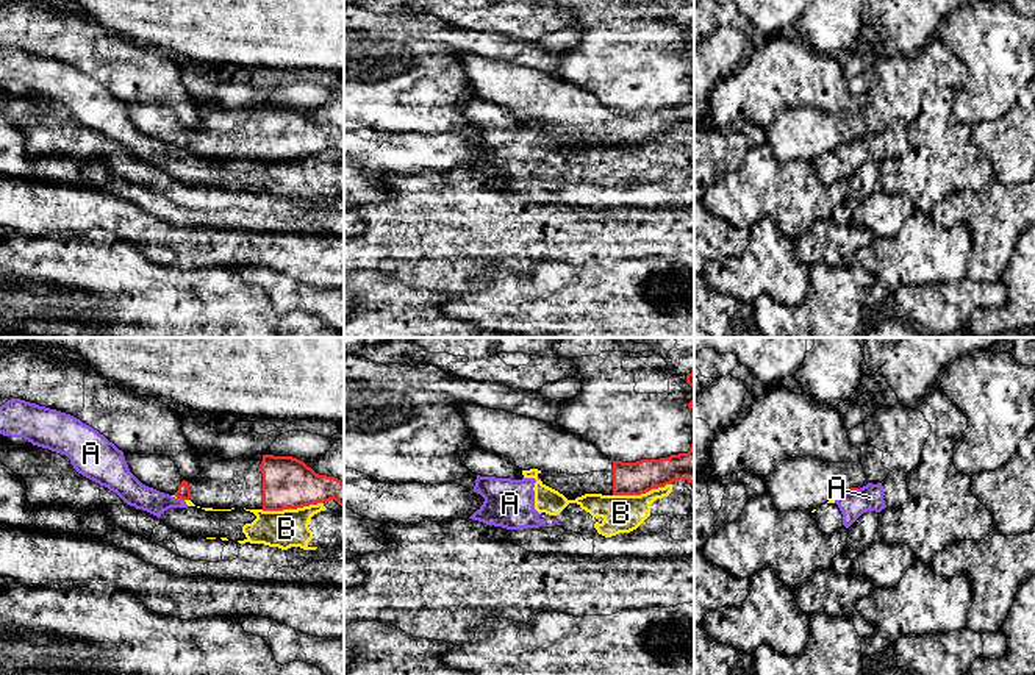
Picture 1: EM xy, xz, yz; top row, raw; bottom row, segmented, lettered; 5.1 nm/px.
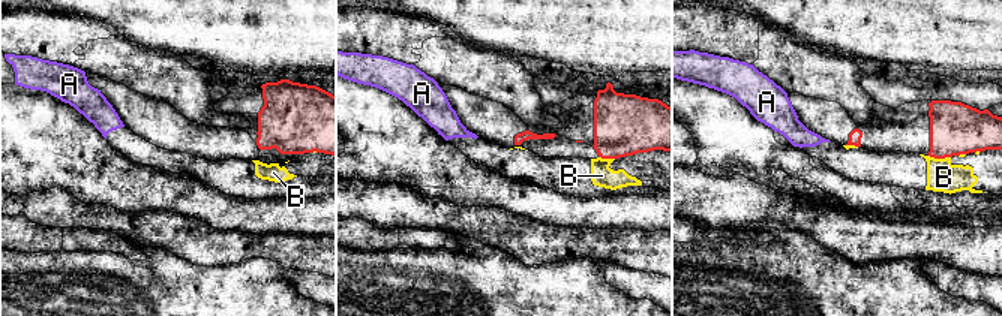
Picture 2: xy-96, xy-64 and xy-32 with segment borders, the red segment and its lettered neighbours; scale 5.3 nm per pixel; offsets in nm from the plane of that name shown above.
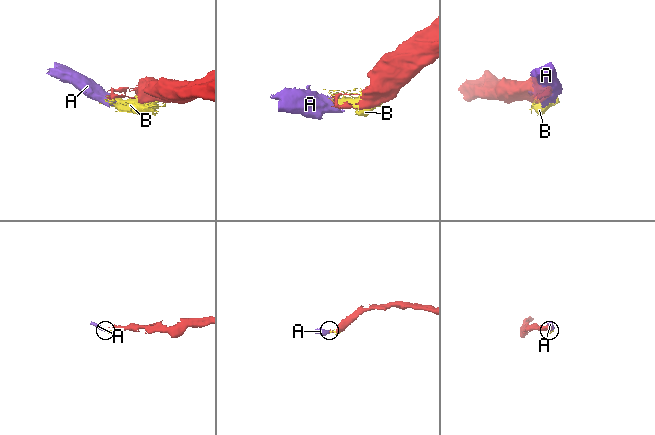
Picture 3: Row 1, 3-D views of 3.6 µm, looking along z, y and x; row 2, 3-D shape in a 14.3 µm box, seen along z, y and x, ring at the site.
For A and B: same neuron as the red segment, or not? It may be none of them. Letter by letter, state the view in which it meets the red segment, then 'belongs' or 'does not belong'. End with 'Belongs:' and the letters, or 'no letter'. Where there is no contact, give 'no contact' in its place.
A: xy | does not belong
B: xy | does not belong
Belongs: no letter

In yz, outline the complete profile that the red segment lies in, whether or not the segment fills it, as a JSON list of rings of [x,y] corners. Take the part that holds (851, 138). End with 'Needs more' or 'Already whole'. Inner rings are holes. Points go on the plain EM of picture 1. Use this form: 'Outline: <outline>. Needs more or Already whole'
Outline: [[[811,106],[780,111],[765,131],[772,155],[780,161],[813,161],[868,134],[860,111],[825,112]]]. Needs more

